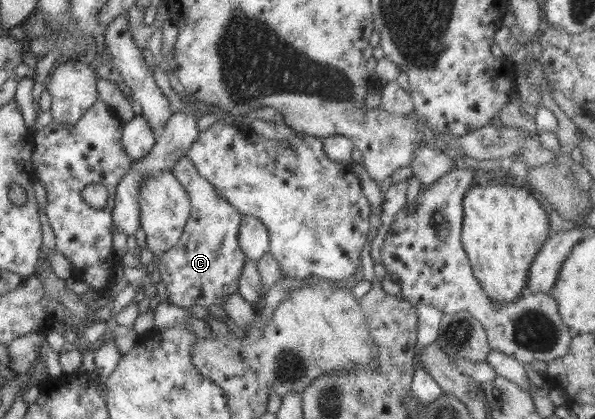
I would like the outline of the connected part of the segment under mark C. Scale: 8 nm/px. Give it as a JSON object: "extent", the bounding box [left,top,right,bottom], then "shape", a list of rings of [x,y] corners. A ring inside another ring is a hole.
{"extent":[157,156,249,309],"shape":[[[186,156],[173,166],[172,174],[187,192],[191,211],[177,244],[157,259],[168,300],[184,309],[190,309],[195,304],[206,308],[211,304],[222,305],[227,295],[238,292],[241,270],[249,260],[238,239],[243,216],[197,173]]]}

